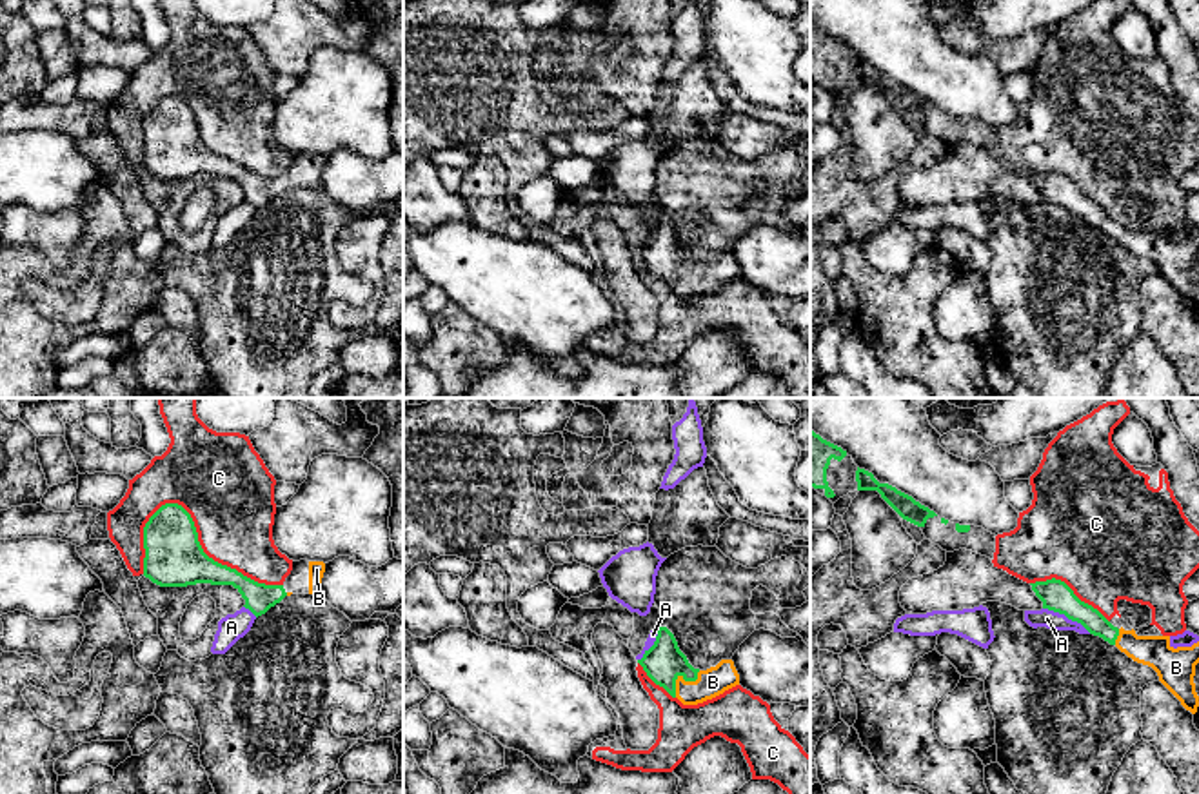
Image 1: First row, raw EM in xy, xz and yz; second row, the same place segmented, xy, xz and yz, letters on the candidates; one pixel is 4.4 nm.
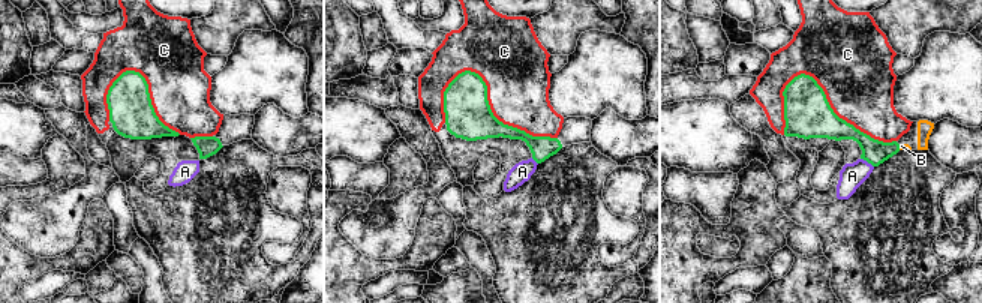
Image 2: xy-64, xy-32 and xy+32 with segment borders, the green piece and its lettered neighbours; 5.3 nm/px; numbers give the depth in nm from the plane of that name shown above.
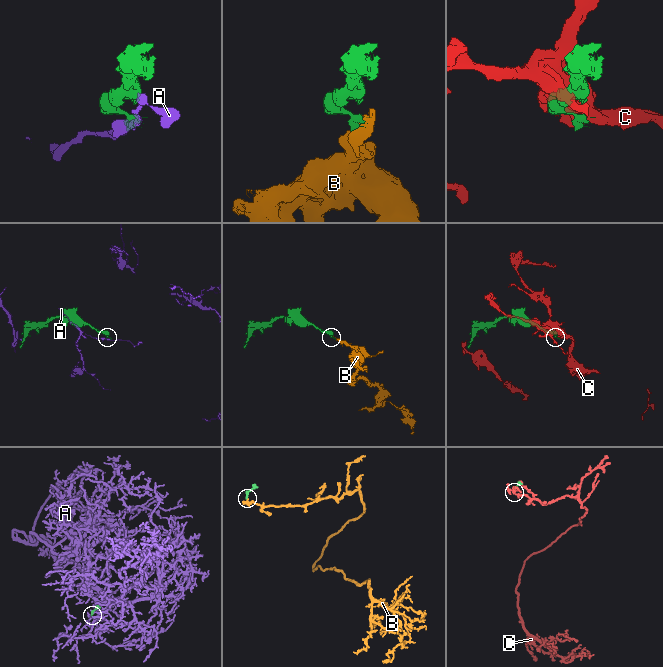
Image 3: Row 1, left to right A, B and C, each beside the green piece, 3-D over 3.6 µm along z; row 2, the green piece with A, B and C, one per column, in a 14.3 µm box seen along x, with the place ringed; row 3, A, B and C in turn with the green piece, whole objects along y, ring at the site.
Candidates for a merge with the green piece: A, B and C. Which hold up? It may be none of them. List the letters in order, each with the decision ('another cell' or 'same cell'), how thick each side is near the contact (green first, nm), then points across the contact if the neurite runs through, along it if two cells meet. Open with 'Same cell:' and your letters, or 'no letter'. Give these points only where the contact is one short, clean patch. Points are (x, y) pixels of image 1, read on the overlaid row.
Same cell: B
A: another cell | 140/80 nm
B: same cell | 180/130 nm
C: another cell | 260/380 nm

